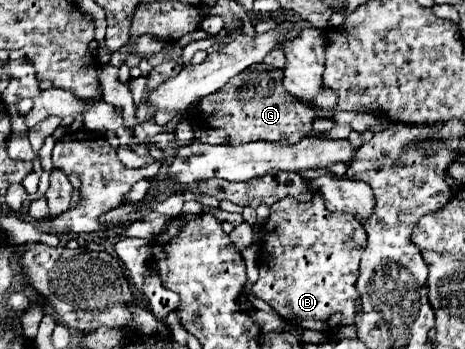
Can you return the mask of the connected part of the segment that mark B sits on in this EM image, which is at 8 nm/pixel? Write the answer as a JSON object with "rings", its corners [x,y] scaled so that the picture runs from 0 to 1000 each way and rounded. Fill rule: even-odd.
{"rings":[[[613,564],[583,587],[583,616],[566,645],[574,668],[574,708],[561,719],[557,759],[557,805],[544,817],[544,845],[570,868],[578,868],[604,914],[643,937],[712,954],[729,931],[759,931],[768,903],[768,794],[772,794],[772,742],[789,696],[785,656],[768,628],[742,610],[699,605],[695,570],[669,570],[660,582],[643,582],[630,564]]]}

